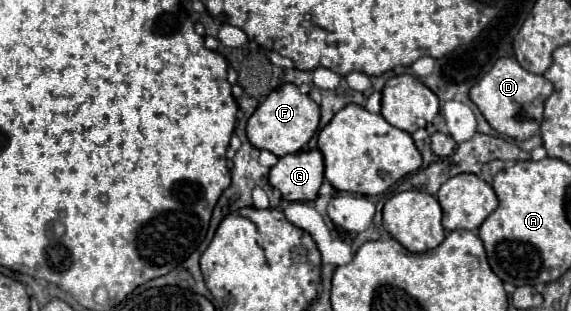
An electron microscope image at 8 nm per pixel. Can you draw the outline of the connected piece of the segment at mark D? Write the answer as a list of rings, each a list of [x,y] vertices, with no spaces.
[[[502,57],[494,63],[494,67],[470,89],[470,99],[482,111],[486,121],[498,133],[504,133],[516,141],[526,141],[534,133],[538,133],[544,113],[544,101],[554,91],[552,83],[542,75],[534,75],[520,67],[514,57]]]

